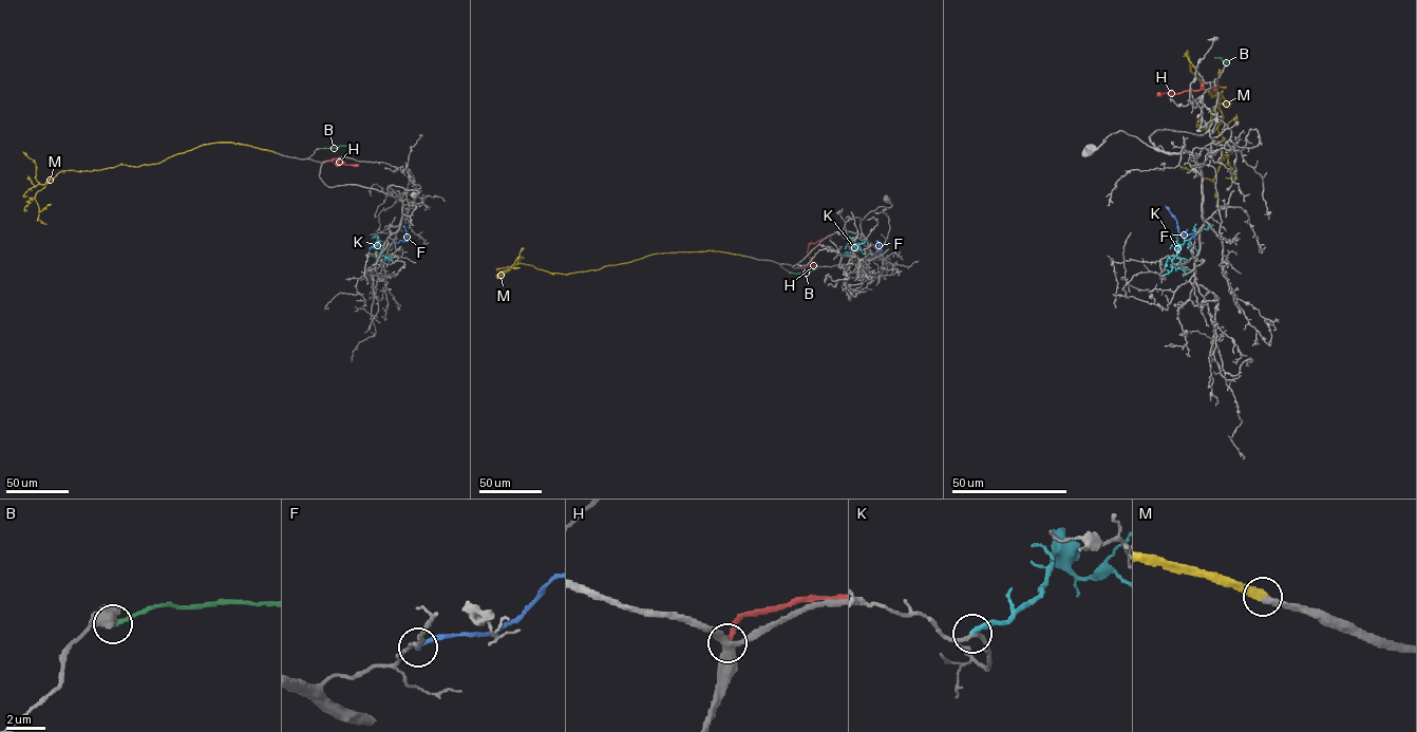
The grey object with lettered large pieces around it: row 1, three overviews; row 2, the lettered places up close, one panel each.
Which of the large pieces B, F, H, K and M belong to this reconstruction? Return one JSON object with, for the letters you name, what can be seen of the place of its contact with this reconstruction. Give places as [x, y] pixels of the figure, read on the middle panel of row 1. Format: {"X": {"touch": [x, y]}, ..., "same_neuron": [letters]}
{"M": {"touch": [748, 257]}, "same_neuron": ["M"]}

